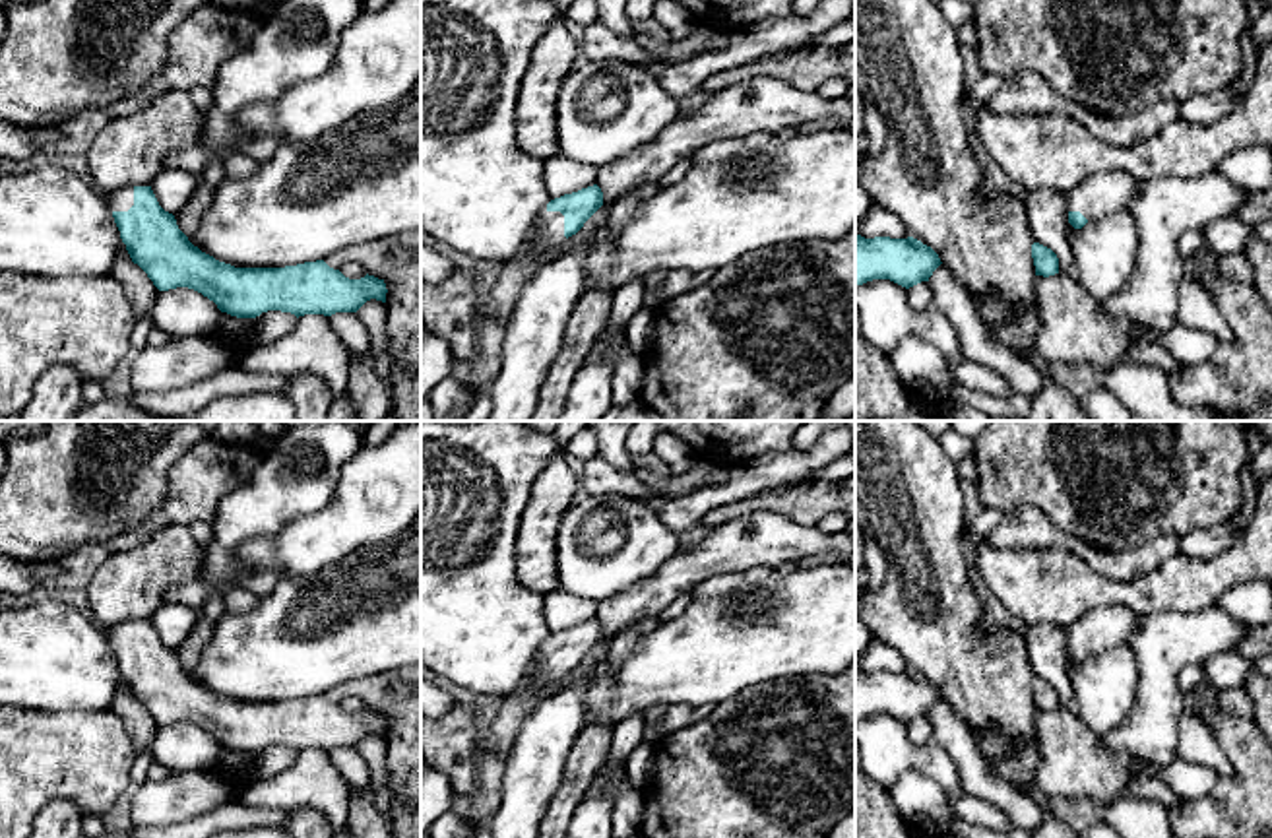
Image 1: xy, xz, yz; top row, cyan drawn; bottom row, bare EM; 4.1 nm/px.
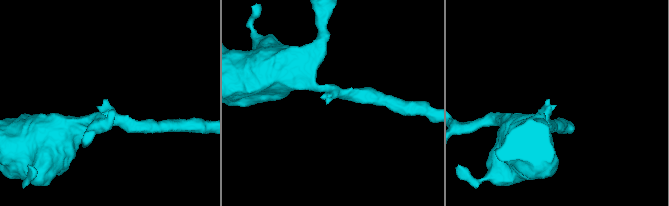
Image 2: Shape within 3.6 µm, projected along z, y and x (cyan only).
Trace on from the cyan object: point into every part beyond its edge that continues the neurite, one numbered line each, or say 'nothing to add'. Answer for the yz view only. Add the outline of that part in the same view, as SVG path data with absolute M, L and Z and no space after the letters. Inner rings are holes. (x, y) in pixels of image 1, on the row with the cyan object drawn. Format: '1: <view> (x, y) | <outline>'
1: yz (1113, 191) | M1121 171L1090 177L1066 194L1066 211L1080 211L1088 221L1129 210L1140 180Z

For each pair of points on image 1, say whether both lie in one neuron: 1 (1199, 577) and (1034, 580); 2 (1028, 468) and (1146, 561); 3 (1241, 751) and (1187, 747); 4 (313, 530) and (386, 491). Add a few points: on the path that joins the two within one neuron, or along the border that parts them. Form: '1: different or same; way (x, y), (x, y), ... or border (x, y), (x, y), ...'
1: same; way (1158, 590), (1098, 592), (1075, 588)
2: different; border (1176, 536), (1156, 534), (1121, 551), (1086, 544)
3: different; border (1193, 716), (1224, 753), (1230, 776)
4: same; way (330, 530), (338, 530), (369, 505)

